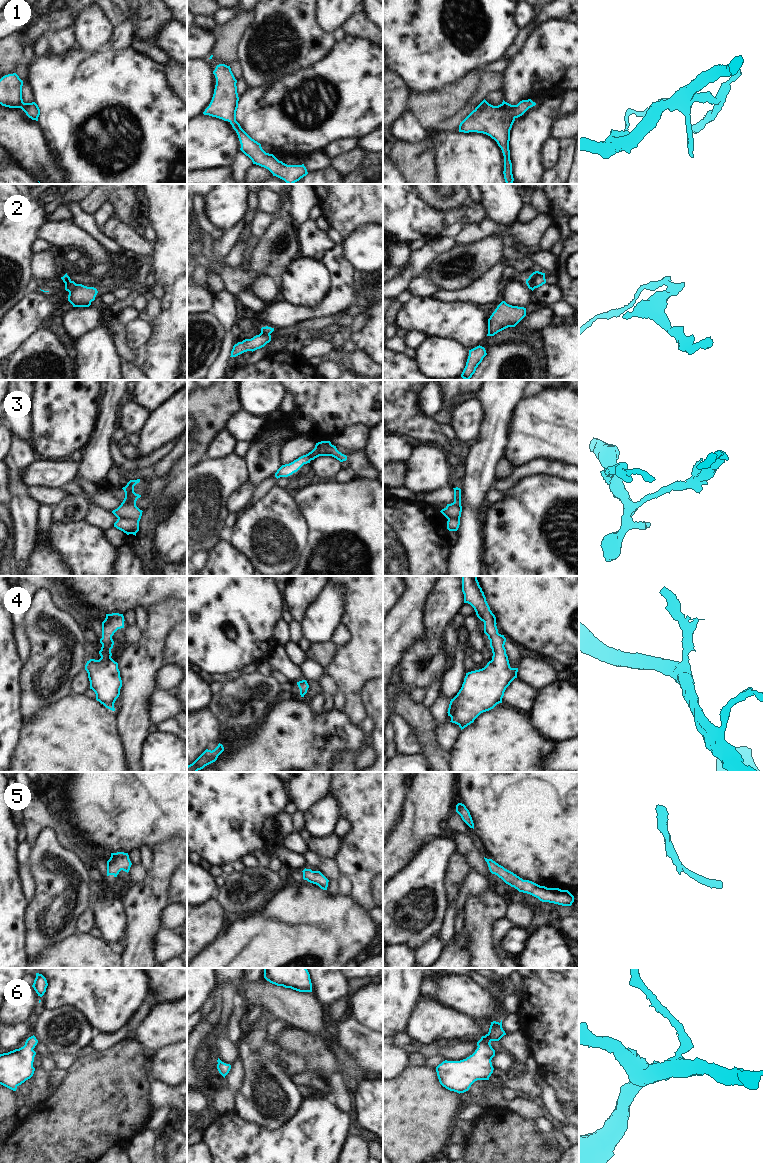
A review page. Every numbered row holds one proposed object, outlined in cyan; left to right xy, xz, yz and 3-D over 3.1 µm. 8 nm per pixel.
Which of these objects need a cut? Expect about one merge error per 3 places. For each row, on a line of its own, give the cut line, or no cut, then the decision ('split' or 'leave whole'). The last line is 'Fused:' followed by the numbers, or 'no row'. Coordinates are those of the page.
1: cut none; leave whole
2: cut yz (528, 278), (535, 287); split
3: cut xy (118, 517), (138, 521); split
4: cut none; leave whole
5: cut none; leave whole
6: cut none; leave whole
Fused: 2, 3

